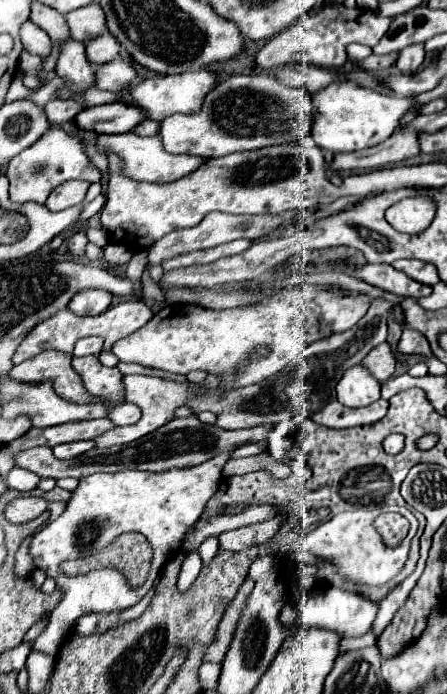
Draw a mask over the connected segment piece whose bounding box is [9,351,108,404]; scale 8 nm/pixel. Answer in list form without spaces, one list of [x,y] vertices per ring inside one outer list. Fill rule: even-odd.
[[[45,351],[37,357],[31,357],[9,371],[9,377],[19,383],[43,383],[51,381],[53,389],[59,397],[80,404],[104,401],[105,399],[93,397],[83,387],[81,377],[71,367],[71,359],[57,351]]]

